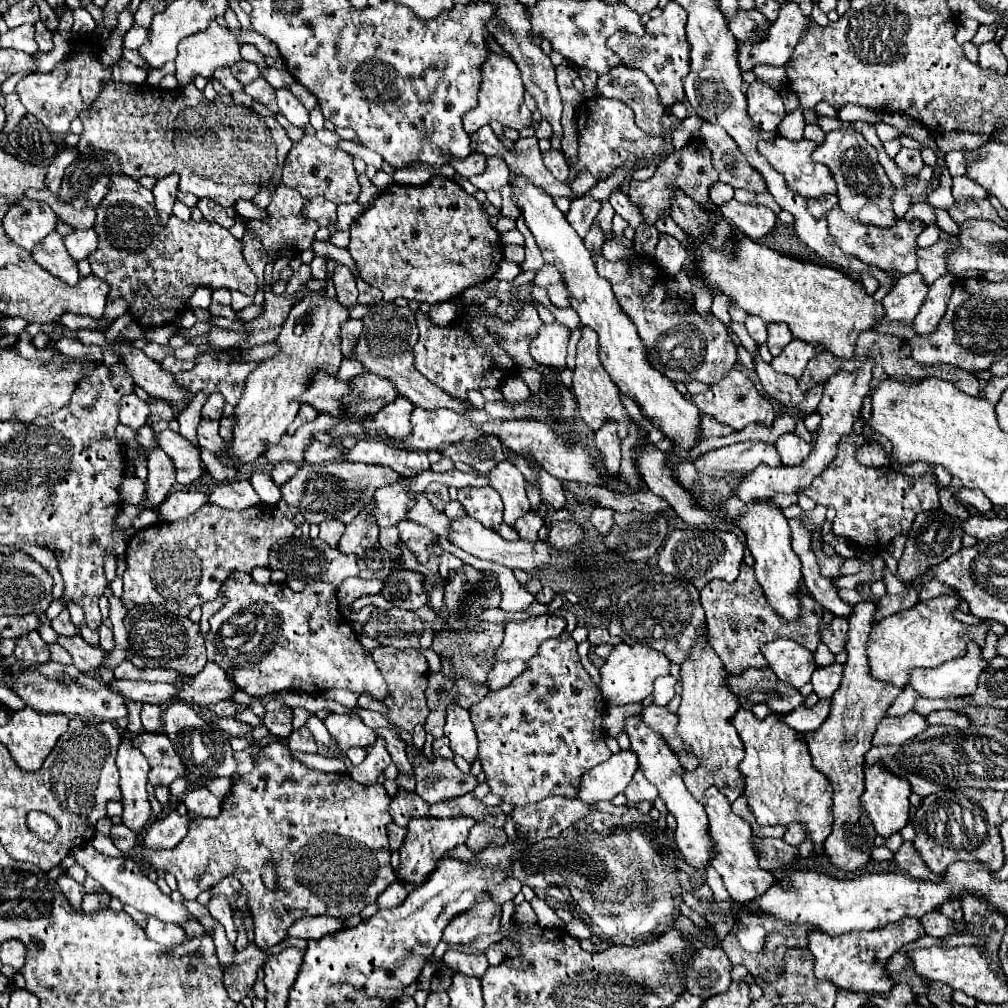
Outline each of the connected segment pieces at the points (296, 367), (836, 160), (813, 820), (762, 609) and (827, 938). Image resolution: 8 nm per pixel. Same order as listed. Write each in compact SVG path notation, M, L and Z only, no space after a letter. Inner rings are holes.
M308 295L298 305L292 307L280 337L280 353L262 361L250 375L242 393L242 399L234 407L234 437L226 449L226 457L232 457L236 465L244 465L262 455L266 445L278 443L286 433L288 425L298 413L298 393L310 383L310 373L318 365L326 365L330 373L338 373L342 353L340 353L340 325L348 319L348 309L338 303L338 299L328 299L326 295Z
M838 129L826 135L826 141L812 153L812 159L826 165L836 181L836 195L846 217L874 227L892 227L898 217L892 209L894 187L886 177L884 167L878 163L878 151L854 129Z
M740 707L732 721L738 737L744 743L746 757L738 765L744 781L742 795L760 825L788 825L802 821L808 829L808 839L814 841L814 853L822 855L822 841L830 835L830 797L832 789L828 779L814 769L806 741L796 729L780 721L778 713L766 719L756 719L750 709Z
M740 565L740 575L734 583L726 581L710 581L700 591L700 603L706 611L706 623L708 623L708 643L714 647L718 657L722 657L726 669L732 675L742 675L746 669L764 669L768 667L766 657L760 653L760 645L770 643L778 637L788 637L798 641L810 651L816 651L818 643L822 641L830 649L830 653L838 655L844 651L846 645L846 633L848 633L848 619L846 617L834 617L830 623L824 623L822 619L822 607L810 597L800 591L799 593L800 613L796 621L784 621L768 603L762 587L758 585L754 577L754 569L748 565ZM762 663L762 665L760 665Z
M902 917L898 923L886 925L878 931L862 931L862 933L846 933L846 935L826 935L822 931L812 931L808 937L808 949L816 957L816 977L830 979L836 987L842 989L860 989L866 993L888 993L896 981L890 979L886 969L890 957L906 943L912 943L924 935L924 927L920 919Z

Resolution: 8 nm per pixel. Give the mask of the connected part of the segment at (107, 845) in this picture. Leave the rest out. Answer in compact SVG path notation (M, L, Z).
M96 833L96 837L92 839L92 845L94 845L100 853L106 853L106 855L112 855L112 857L124 857L124 853L122 853L120 849L116 849L114 843L112 843L106 835L102 835L102 833Z

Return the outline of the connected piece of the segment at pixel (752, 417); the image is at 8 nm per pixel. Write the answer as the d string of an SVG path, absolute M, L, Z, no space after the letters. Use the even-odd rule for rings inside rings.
M732 369L722 381L714 383L714 385L710 387L710 391L700 393L700 395L694 395L694 397L692 397L692 403L700 409L700 413L712 415L714 419L718 419L718 421L722 421L722 423L734 427L736 431L744 429L748 423L772 425L772 421L774 421L774 417L776 417L774 407L772 407L770 403L766 403L766 401L758 395L756 387L750 383L750 379L744 377L744 375L742 375L740 371L736 371L736 369Z

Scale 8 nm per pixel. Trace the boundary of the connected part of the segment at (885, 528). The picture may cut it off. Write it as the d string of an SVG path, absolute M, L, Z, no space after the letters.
M850 433L850 437L842 437L842 445L838 447L838 461L824 469L808 489L802 493L810 499L836 509L834 517L834 533L842 535L858 547L871 549L876 545L887 546L892 537L906 533L918 513L934 511L940 507L938 501L938 483L932 473L922 477L908 477L890 467L864 467L858 463L856 453L866 445L866 439Z

